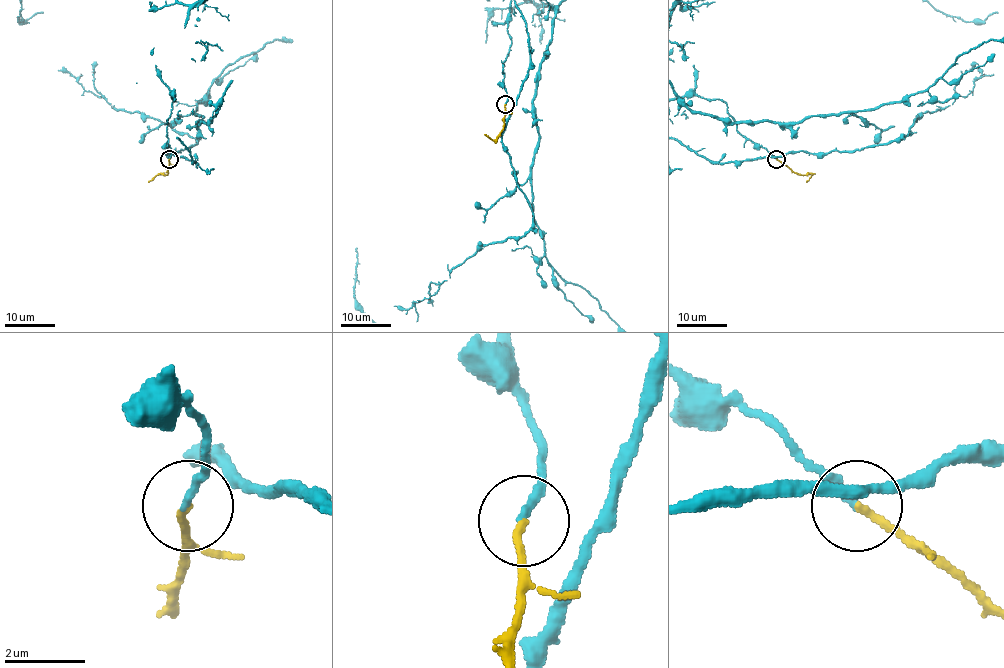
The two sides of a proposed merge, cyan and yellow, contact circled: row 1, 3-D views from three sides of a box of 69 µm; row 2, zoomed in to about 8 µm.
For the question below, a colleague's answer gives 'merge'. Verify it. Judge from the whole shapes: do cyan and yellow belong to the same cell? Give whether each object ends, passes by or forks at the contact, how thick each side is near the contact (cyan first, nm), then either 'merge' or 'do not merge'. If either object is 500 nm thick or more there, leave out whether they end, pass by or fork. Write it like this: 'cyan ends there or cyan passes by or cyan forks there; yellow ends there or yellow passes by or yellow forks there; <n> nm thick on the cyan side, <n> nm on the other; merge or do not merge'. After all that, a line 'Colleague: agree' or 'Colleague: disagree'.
cyan ends there; yellow ends there; 180 nm thick on the cyan side, 190 nm on the other; merge
Colleague: agree

